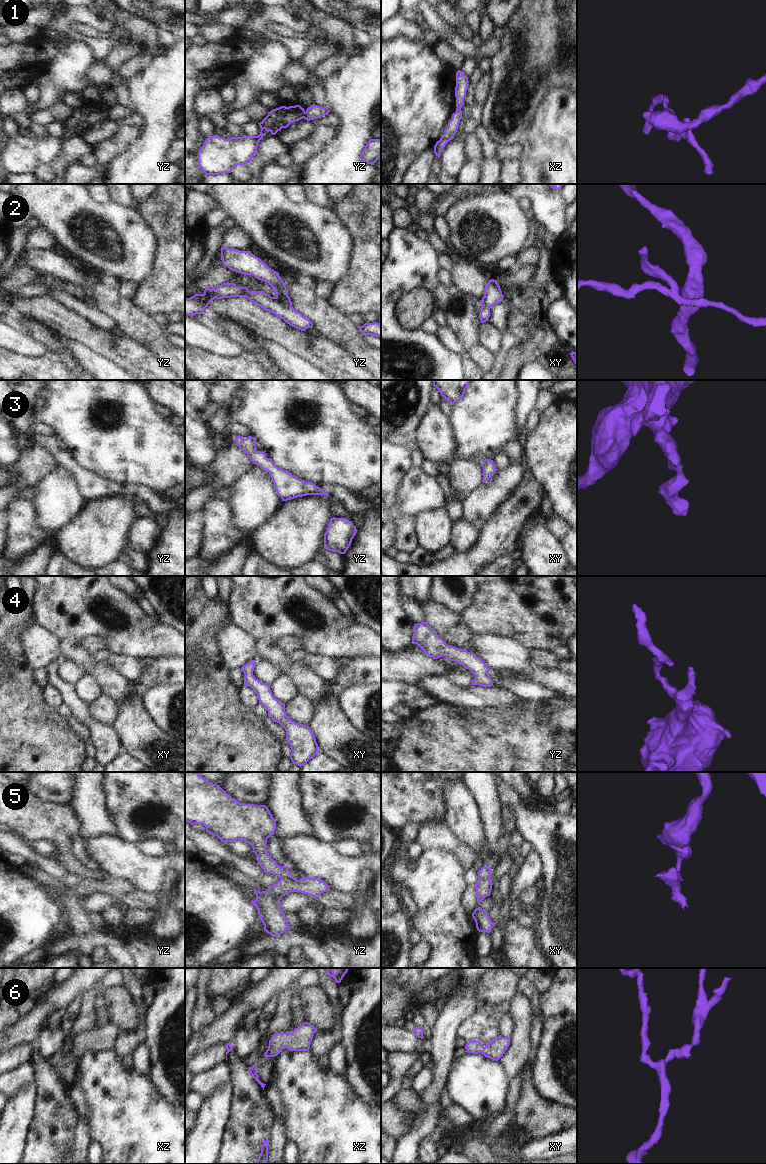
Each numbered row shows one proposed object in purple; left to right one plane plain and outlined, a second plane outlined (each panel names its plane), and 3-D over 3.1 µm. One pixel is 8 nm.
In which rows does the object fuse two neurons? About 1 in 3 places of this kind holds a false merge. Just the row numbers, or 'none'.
1, 2, 5

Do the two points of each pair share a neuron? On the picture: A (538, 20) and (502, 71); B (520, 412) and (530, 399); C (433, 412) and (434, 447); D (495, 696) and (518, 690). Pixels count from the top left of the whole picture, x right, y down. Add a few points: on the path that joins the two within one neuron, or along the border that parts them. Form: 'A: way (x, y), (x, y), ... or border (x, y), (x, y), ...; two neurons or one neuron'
A: way (533, 35), (531, 49), (521, 59), (514, 56); one neuron
B: way (523, 409), (527, 402); one neuron
C: way (434, 421), (434, 438); one neuron
D: border (493, 685), (505, 687), (519, 698); two neurons

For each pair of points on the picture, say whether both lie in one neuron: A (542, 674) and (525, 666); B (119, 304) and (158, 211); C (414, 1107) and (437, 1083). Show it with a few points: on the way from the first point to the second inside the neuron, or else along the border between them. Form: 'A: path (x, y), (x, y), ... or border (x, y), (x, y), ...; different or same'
A: path (538, 674), (529, 669); same
B: border (130, 298), (147, 314); different
C: border (419, 1094), (421, 1109), (412, 1116); different

